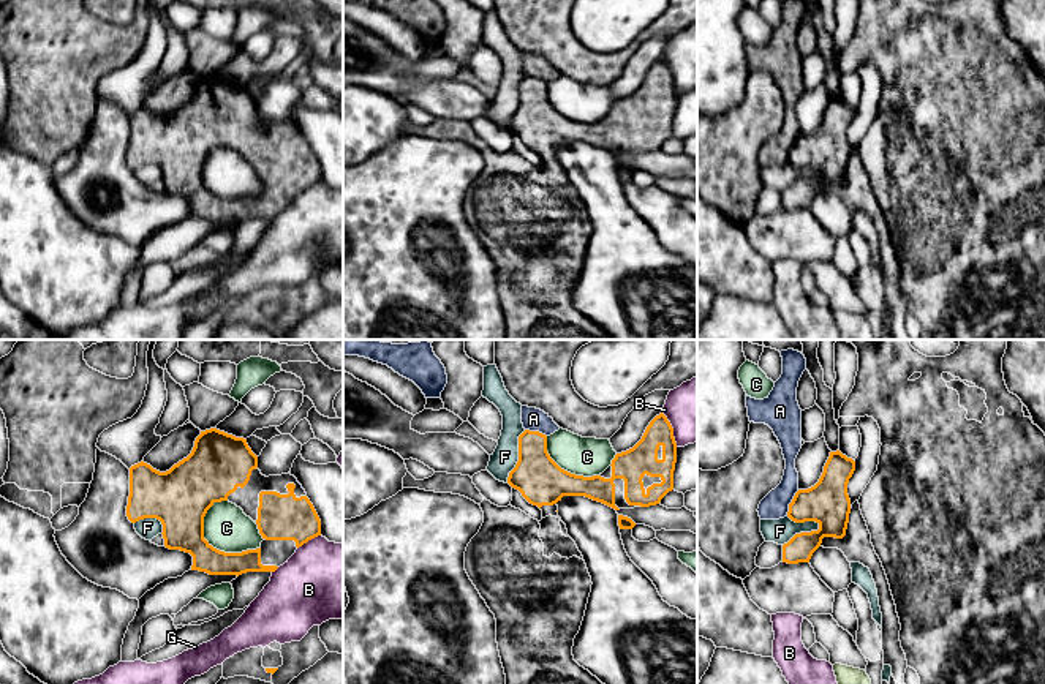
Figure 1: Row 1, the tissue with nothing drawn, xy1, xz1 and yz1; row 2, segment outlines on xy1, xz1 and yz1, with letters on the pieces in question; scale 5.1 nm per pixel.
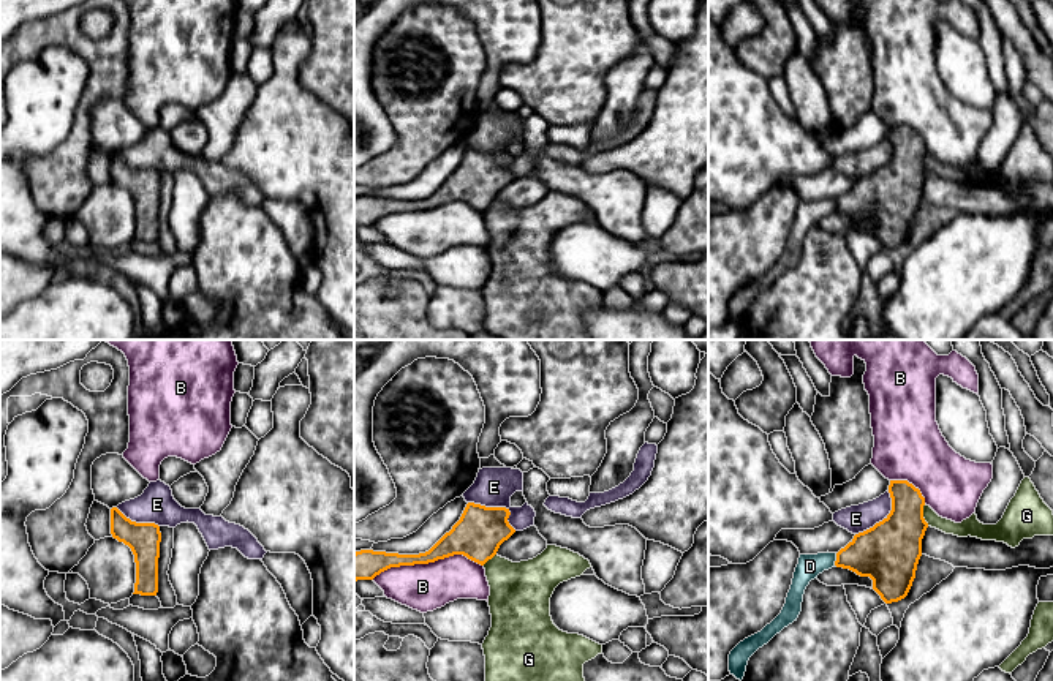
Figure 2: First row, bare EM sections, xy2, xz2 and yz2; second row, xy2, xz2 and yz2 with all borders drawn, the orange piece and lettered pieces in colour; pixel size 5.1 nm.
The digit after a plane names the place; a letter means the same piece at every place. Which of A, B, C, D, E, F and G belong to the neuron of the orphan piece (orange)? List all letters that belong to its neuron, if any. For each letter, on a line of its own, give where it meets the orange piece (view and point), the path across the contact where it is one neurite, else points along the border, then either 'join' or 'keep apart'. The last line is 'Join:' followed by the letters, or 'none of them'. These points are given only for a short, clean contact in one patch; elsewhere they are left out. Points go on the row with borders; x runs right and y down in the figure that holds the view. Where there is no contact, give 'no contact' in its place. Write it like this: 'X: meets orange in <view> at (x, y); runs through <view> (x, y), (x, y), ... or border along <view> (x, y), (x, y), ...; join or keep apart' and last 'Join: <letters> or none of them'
A: meets orange in yz1 at (791, 503); runs through yz1 (827, 503), (791, 503), (778, 503), (775, 506); join
B: meets orange in xz2 at (427, 563); keep apart
C: meets orange in xy1 at (212, 547); keep apart
D: meets orange in yz2 at (837, 560); border along yz2 (837, 553), (834, 564); keep apart
E: meets orange in xz2 at (498, 507); border along xz2 (468, 501), (503, 506), (509, 512), (508, 522), (516, 530); keep apart
F: meets orange in yz1 at (802, 533); border along yz1 (819, 523), (813, 531), (796, 533), (783, 545); keep apart
G: meets orange in yz2 at (922, 515); border along yz2 (924, 504), (924, 520), (928, 525); keep apart
Join: A

